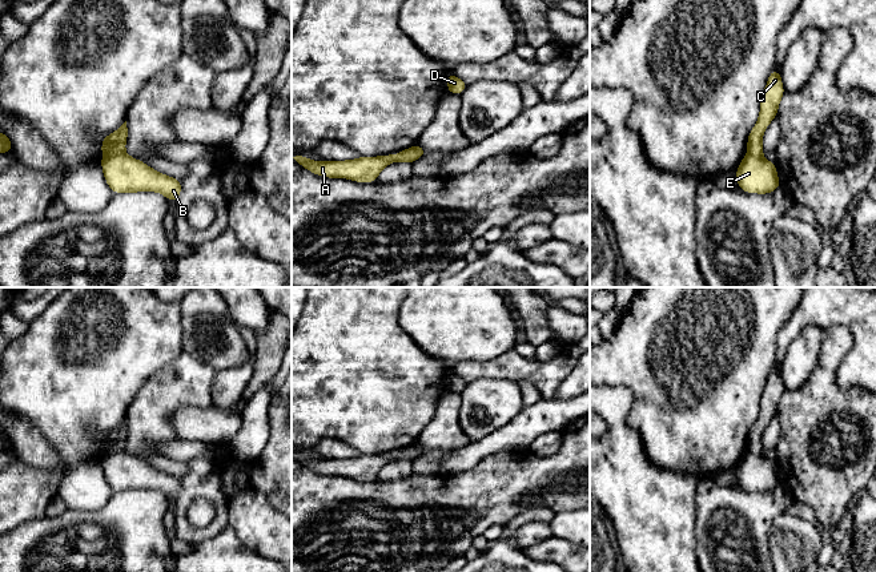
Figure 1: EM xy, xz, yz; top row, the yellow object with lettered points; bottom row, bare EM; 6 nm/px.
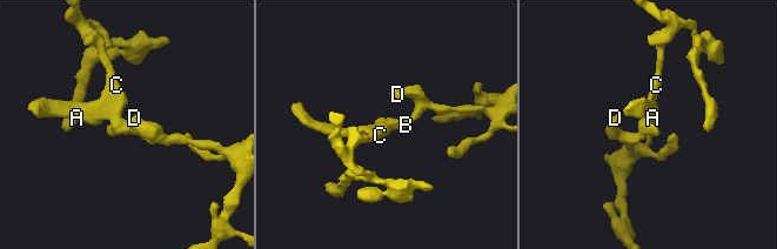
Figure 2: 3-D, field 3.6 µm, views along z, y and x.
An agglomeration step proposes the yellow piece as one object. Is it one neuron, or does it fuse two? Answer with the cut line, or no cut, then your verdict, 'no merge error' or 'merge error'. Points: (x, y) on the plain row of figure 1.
cut xy (124, 450), (103, 458); merge error

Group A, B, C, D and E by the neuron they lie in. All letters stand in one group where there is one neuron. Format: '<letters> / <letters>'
A C / B D E

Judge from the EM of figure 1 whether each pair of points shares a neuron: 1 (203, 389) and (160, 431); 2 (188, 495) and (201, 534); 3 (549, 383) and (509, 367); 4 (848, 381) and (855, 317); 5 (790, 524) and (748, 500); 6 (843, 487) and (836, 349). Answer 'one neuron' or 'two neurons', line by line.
1: one neuron
2: one neuron
3: one neuron
4: one neuron
5: two neurons
6: one neuron

